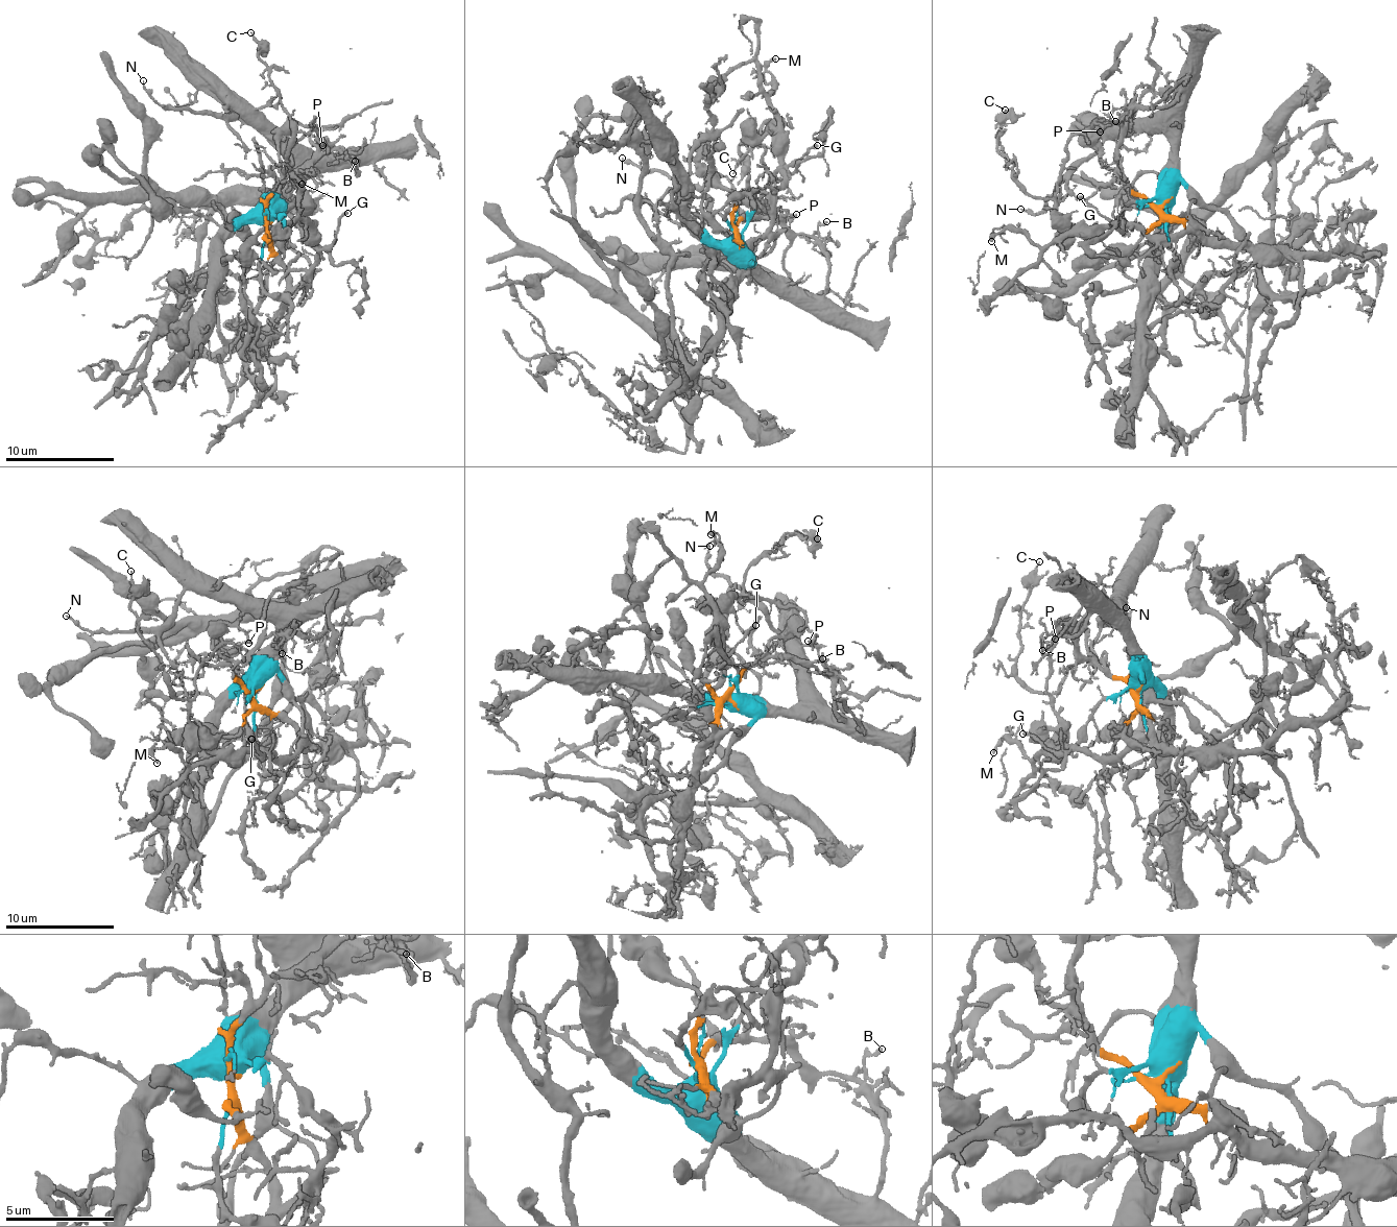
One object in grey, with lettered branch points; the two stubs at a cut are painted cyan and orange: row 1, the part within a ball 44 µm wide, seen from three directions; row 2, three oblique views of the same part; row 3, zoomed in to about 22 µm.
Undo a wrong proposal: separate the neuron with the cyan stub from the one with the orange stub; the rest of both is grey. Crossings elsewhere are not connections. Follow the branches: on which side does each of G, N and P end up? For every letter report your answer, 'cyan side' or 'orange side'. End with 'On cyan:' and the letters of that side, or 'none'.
G: cyan side
N: cyan side
P: orange side
On cyan: G, N

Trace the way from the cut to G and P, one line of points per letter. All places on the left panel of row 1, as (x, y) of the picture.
G: (267, 224), (272, 214), (290, 216), (300, 238), (317, 248), (330, 245), (347, 212)
P: (267, 224), (266, 206), (284, 173), (278, 153), (278, 144), (283, 137), (299, 125), (310, 125), (321, 145)

